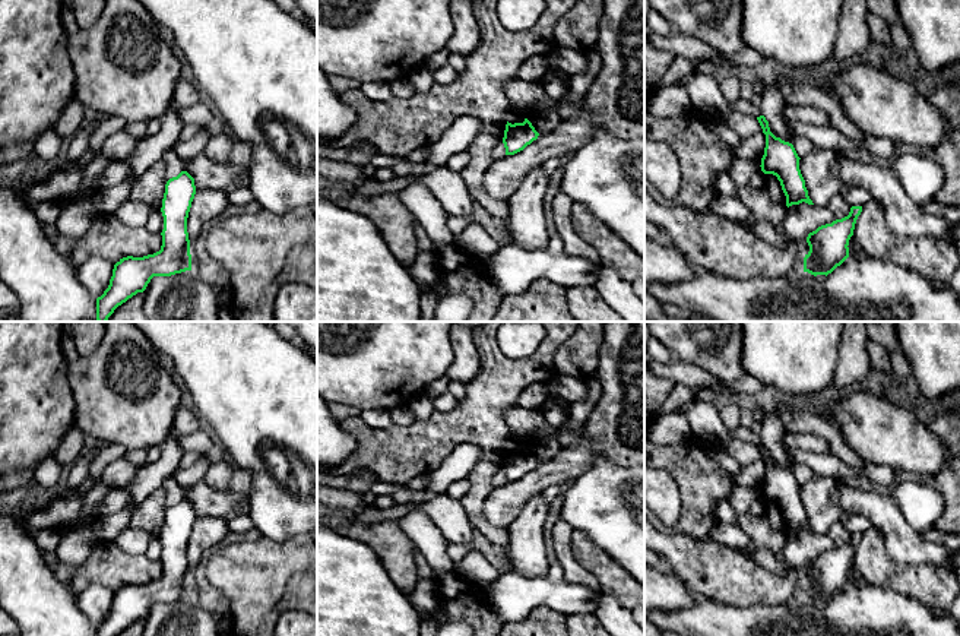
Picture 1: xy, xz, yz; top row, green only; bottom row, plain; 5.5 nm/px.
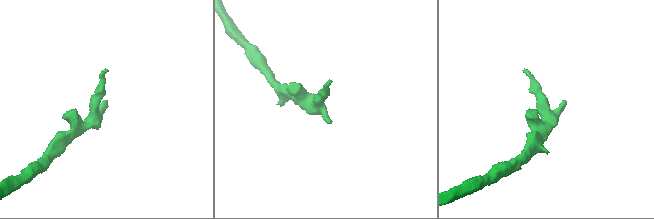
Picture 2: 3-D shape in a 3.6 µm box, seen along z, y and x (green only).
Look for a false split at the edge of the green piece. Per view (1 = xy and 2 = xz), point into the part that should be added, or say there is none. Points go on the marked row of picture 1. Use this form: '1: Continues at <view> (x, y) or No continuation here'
1: No continuation here
2: No continuation here

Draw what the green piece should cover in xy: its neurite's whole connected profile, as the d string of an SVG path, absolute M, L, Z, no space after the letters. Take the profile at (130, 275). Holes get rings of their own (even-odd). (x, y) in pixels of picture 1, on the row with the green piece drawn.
M187 171L167 181L161 208L161 250L143 257L127 256L114 265L108 288L96 298L98 322L107 322L118 306L143 292L153 276L191 270L187 218L194 194L194 178Z

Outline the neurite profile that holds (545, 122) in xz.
M544 110L532 114L530 123L539 135L548 135L557 129L561 117L554 110Z

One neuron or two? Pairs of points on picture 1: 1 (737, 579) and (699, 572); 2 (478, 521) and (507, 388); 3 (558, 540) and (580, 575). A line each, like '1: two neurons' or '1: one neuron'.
1: one neuron
2: one neuron
3: one neuron

